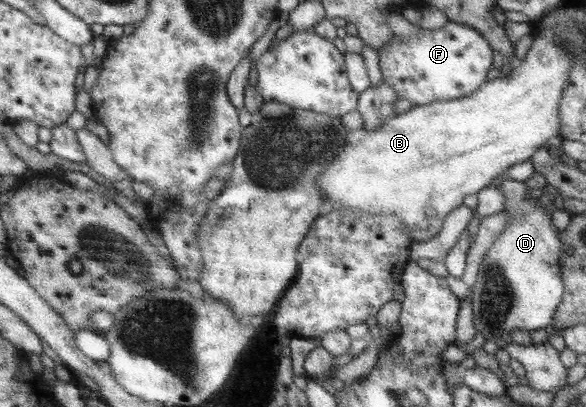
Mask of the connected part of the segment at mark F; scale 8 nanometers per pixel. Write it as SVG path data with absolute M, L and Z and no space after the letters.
M450 22L442 29L423 29L415 37L395 35L378 49L383 79L399 95L417 105L458 99L475 92L487 80L494 49L475 29Z

